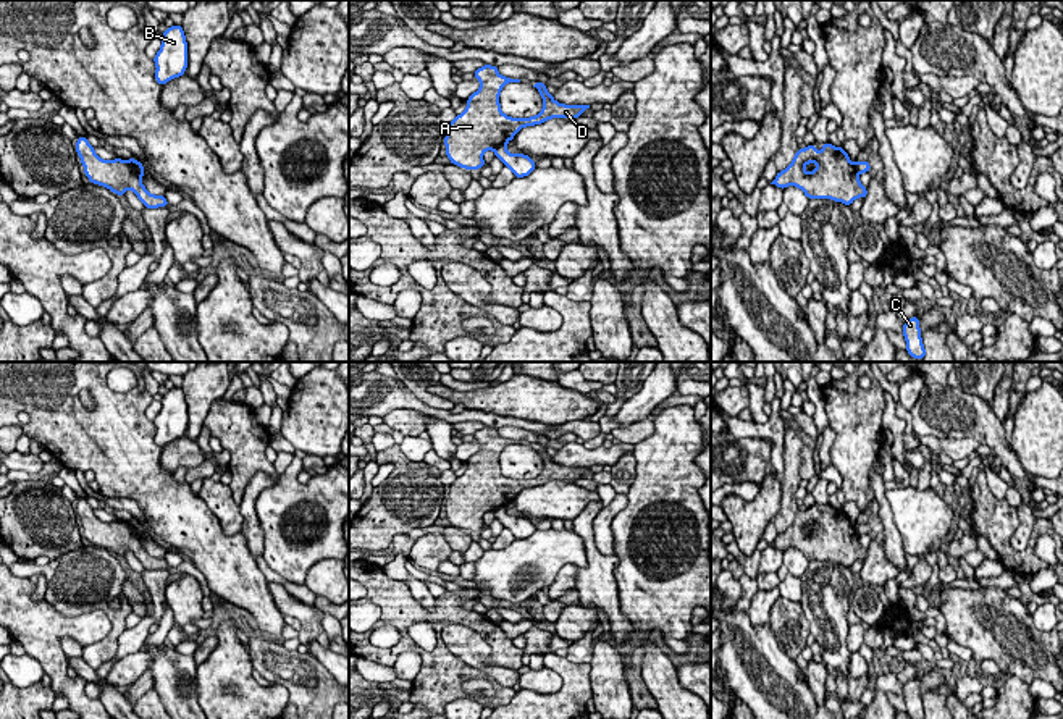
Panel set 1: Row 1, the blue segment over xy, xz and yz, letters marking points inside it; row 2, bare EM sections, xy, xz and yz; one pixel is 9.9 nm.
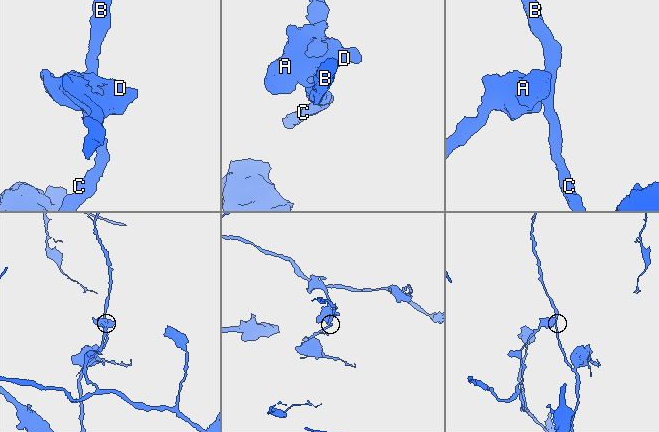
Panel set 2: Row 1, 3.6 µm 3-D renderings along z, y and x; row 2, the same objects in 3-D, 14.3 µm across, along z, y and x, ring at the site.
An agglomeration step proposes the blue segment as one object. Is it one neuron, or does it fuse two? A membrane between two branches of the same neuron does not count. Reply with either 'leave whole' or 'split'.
split

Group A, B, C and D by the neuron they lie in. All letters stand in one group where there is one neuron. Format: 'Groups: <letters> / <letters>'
Groups: A D / B C

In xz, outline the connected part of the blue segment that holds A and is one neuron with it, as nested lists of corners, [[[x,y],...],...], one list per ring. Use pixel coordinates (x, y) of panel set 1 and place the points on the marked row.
[[[491,65],[475,69],[473,76],[480,81],[480,89],[467,99],[467,108],[446,126],[444,136],[447,158],[465,170],[485,166],[483,153],[507,144],[525,126],[541,124],[551,118],[575,120],[590,108],[590,105],[556,102],[538,81],[533,87],[541,94],[543,110],[536,116],[512,118],[501,111],[499,94],[506,84],[520,79],[501,76],[498,66]]]

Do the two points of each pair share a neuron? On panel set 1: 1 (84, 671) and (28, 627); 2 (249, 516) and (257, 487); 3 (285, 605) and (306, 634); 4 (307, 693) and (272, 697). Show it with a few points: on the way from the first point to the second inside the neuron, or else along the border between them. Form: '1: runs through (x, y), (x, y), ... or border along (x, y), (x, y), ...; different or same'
1: border along (65, 658), (68, 664); different
2: runs through (249, 509), (251, 493); same
3: runs through (293, 608), (306, 621), (306, 626); same
4: border along (270, 682), (281, 684), (288, 692), (289, 702); different

